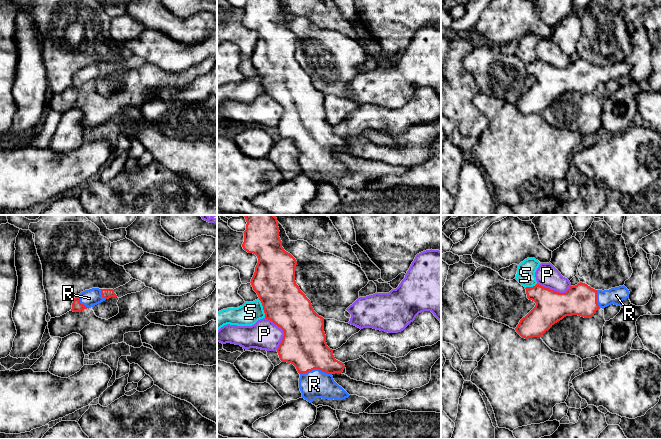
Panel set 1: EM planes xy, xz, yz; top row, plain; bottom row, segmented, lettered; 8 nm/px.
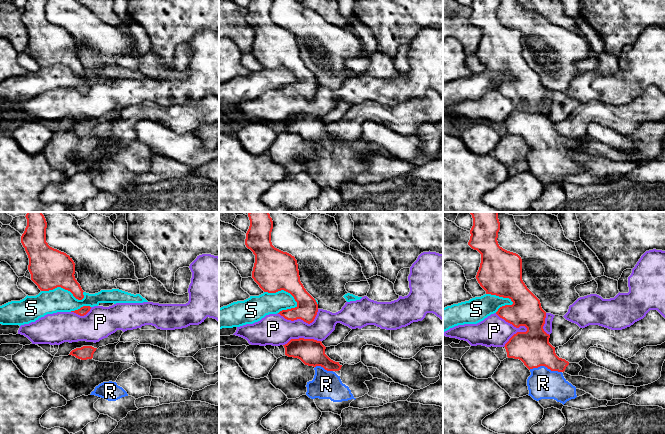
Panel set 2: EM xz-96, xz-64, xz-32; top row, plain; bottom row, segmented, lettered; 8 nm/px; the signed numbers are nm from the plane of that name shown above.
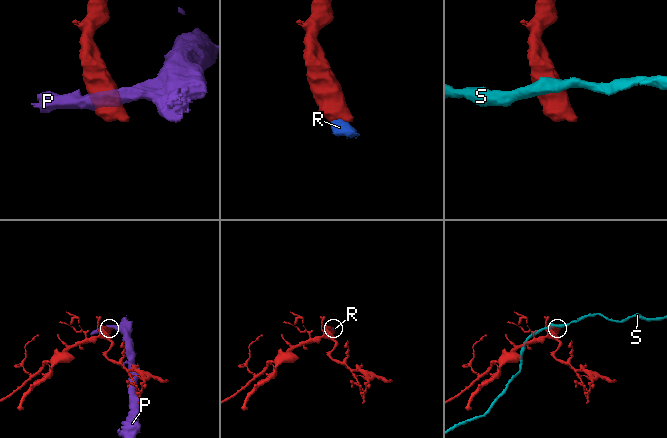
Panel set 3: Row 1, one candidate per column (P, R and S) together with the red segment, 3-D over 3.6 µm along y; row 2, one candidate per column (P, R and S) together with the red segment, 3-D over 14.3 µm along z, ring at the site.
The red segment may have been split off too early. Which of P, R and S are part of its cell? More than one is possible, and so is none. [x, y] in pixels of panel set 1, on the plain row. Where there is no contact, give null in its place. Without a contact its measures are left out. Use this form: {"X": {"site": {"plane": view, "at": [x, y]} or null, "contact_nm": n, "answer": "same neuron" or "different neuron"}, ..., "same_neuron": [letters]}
{"P": {"site": {"plane": "xz", "at": [283, 107]}, "contact_nm": 280, "answer": "different neuron"}, "R": {"site": {"plane": "xz", "at": [315, 144]}, "contact_nm": 260, "answer": "same neuron"}, "S": {"site": {"plane": "xz", "at": [263, 84]}, "contact_nm": 160, "answer": "different neuron"}, "same_neuron": ["R"]}

